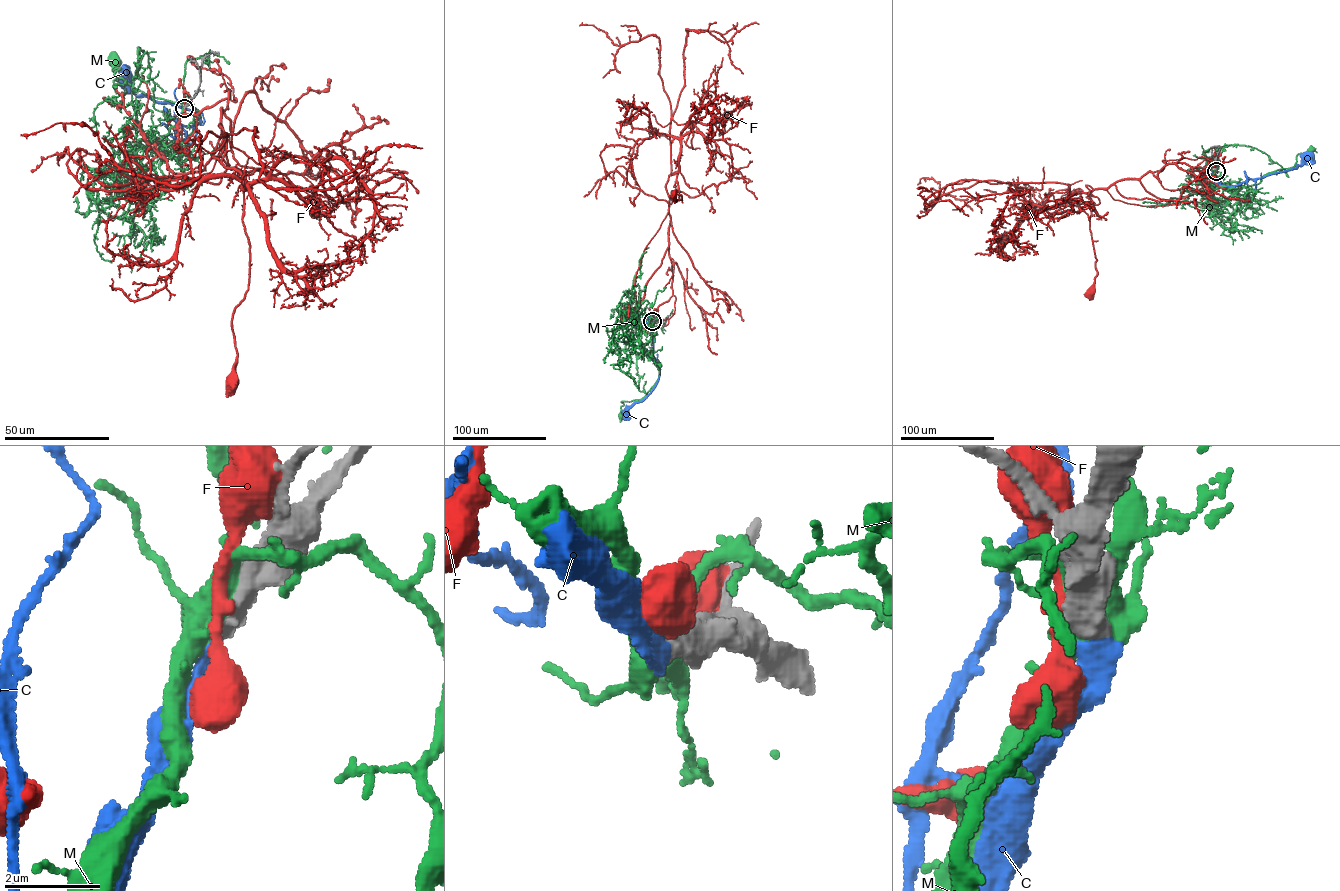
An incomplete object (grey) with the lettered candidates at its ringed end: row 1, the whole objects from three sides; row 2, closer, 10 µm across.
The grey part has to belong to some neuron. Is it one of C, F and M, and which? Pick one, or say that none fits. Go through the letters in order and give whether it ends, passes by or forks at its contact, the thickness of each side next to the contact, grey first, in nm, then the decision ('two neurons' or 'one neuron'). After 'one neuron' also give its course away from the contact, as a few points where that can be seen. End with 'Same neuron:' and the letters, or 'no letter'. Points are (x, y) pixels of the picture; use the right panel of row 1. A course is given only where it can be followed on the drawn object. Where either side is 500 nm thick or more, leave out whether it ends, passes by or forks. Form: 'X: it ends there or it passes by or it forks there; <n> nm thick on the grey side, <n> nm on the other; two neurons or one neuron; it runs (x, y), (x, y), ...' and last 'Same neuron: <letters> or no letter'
C: it ends there; 460 nm thick on the grey side, 340 nm on the other; one neuron; it runs (1216, 171), (1215, 183), (1237, 186), (1249, 179), (1295, 168), (1307, 159)
F: 550 nm thick on the grey side, 280 nm on the other; two neurons
M: 750 nm thick on the grey side, 500 nm on the other; two neurons
Same neuron: C

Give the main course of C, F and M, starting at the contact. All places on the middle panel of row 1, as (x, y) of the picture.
C: (652, 321), (649, 317), (651, 354), (659, 368), (658, 380), (626, 412)
F: (652, 320), (657, 307), (672, 294), (666, 185), (669, 176), (679, 170), (681, 199), (674, 202), (672, 193)
M: (653, 321), (645, 315), (636, 327), (636, 335), (659, 368), (658, 377), (640, 399), (622, 401), (620, 415)

